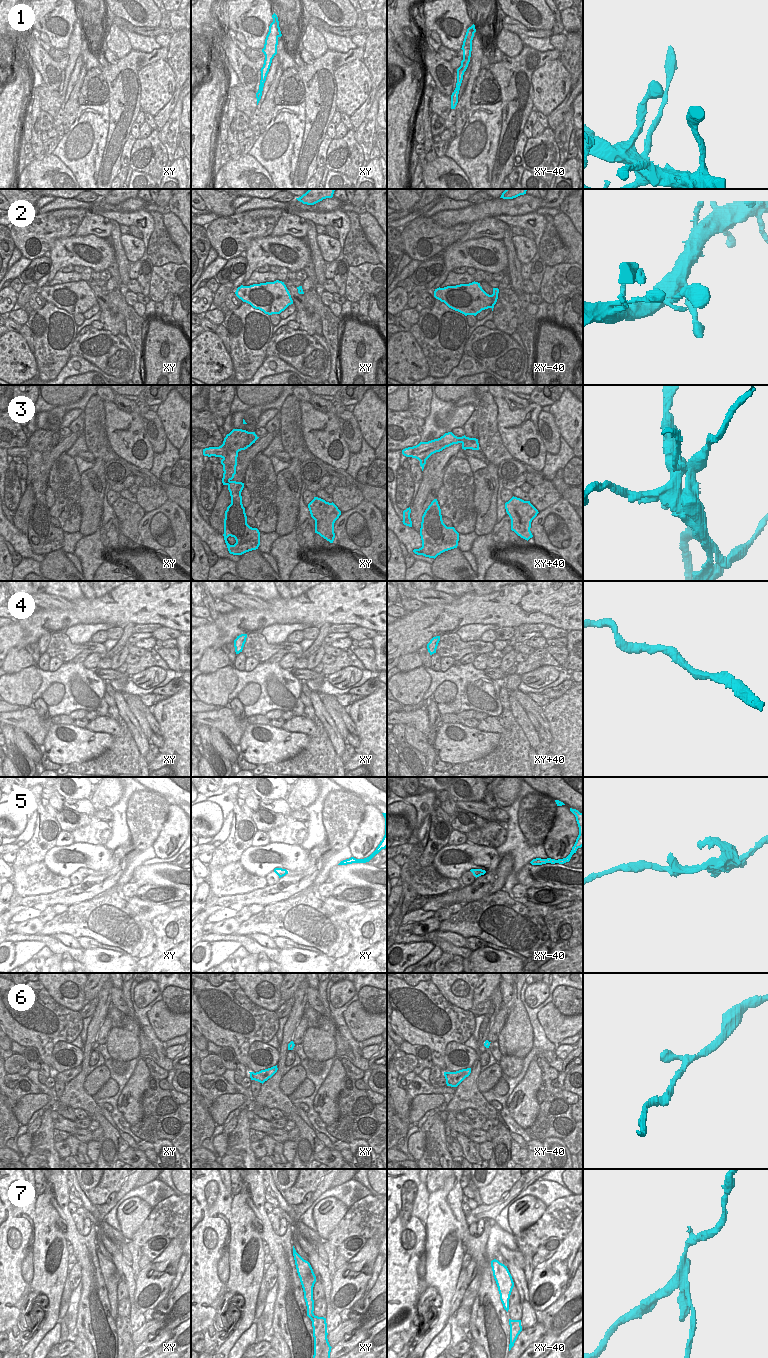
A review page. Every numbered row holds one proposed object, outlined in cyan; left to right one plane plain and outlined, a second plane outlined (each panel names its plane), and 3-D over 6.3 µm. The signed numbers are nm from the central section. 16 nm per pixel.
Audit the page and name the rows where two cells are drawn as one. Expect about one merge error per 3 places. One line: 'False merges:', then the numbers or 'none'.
False merges: 3, 5, 7

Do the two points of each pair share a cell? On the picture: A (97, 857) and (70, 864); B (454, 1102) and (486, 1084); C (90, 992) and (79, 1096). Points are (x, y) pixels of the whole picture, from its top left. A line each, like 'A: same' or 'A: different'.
A: same
B: different
C: different

